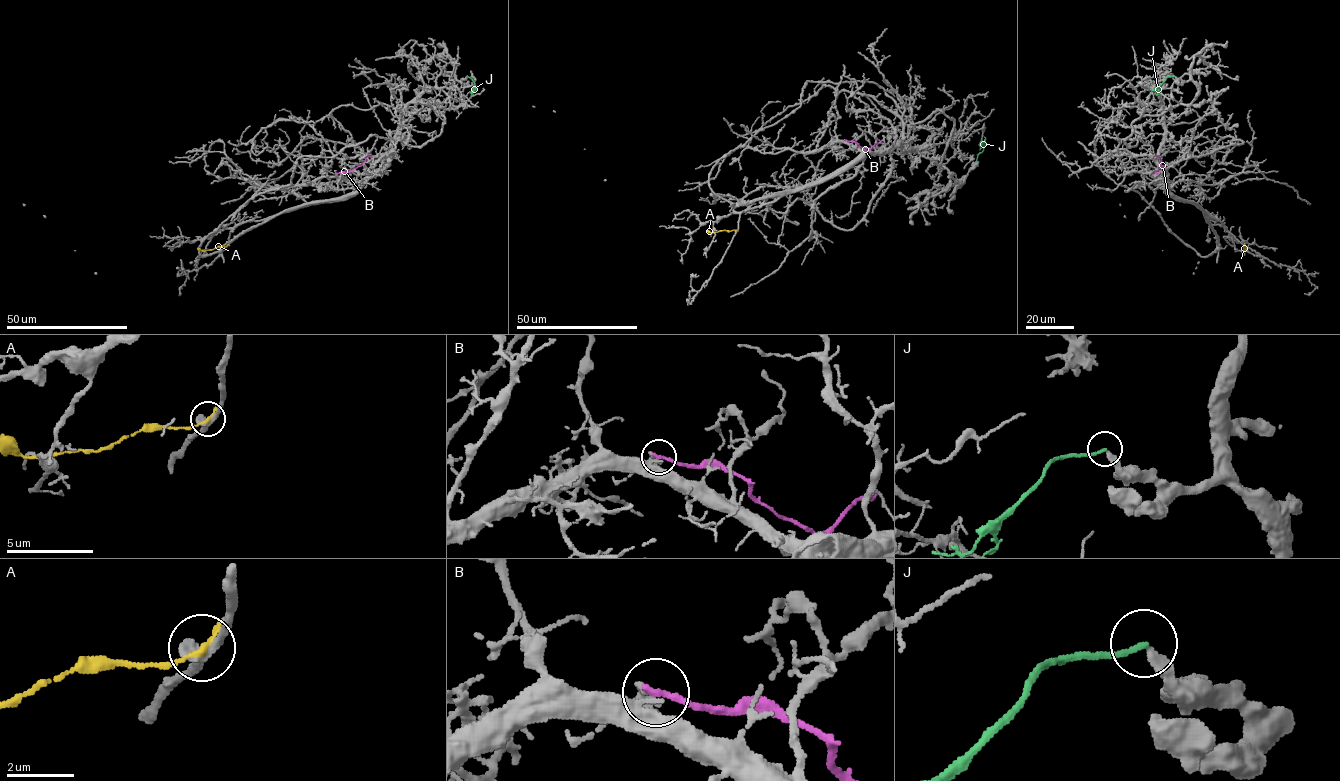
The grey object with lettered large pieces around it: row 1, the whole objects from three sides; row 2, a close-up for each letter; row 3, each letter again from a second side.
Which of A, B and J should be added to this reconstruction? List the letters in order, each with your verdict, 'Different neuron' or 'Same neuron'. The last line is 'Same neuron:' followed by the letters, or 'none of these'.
A: Different neuron
B: Different neuron
J: Different neuron
Same neuron: none of these

